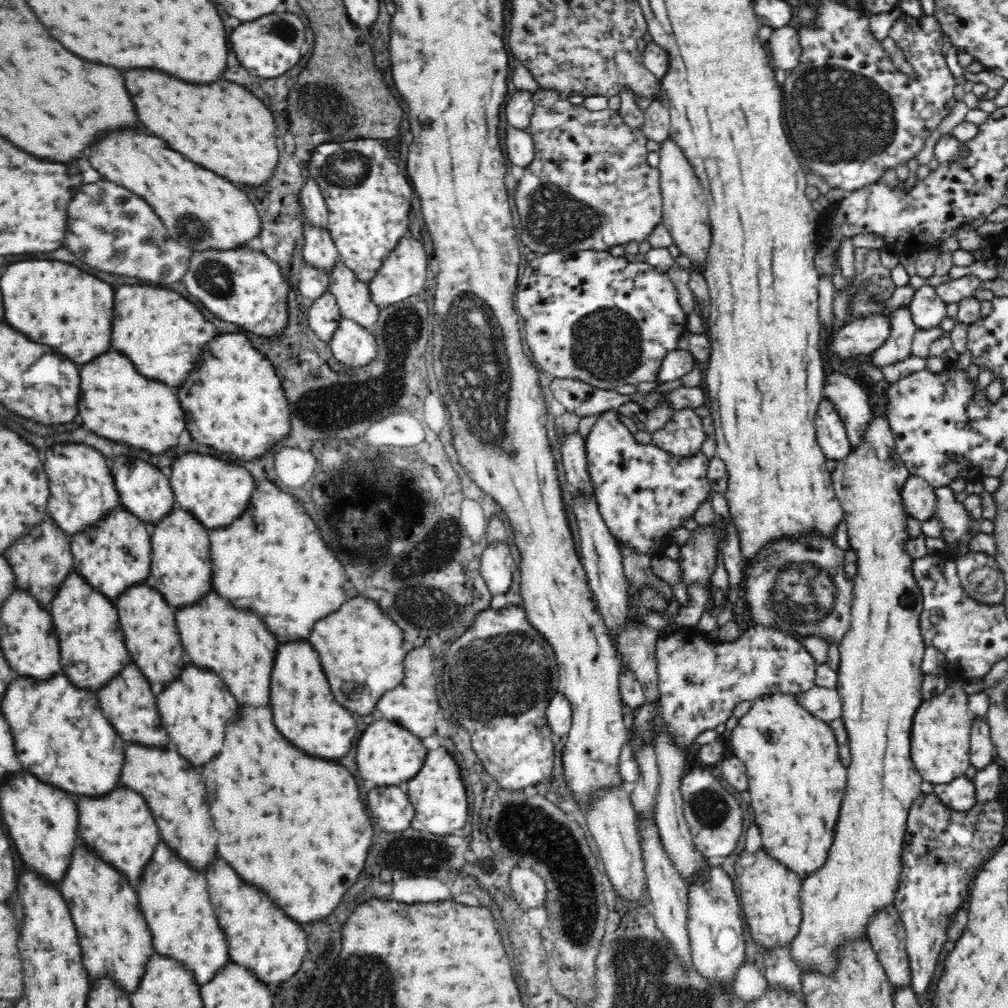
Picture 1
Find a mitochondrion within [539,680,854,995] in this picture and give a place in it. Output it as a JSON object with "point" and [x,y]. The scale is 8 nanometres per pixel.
{"point":[578,916]}

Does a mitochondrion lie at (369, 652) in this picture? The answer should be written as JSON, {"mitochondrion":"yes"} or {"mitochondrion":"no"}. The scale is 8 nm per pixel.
{"mitochondrion":"no"}

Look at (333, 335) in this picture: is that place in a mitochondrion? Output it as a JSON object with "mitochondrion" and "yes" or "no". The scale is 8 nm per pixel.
{"mitochondrion":"no"}

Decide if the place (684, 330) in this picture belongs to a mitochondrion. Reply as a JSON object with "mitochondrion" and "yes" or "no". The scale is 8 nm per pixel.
{"mitochondrion":"no"}

